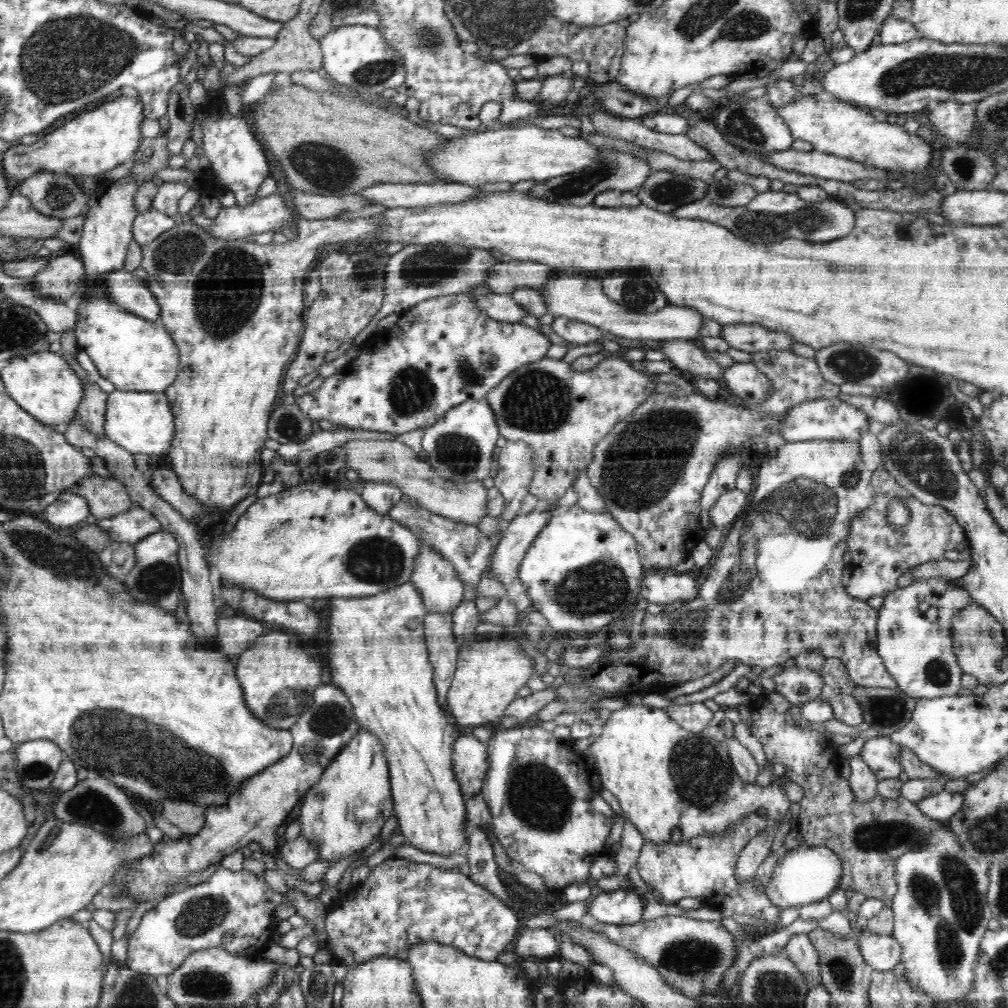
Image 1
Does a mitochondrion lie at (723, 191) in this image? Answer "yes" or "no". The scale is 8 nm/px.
yes

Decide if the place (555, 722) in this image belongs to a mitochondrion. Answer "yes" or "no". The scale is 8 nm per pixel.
no

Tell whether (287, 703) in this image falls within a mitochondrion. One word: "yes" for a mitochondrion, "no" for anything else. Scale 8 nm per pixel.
yes

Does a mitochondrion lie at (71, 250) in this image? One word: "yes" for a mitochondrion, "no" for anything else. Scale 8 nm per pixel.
no

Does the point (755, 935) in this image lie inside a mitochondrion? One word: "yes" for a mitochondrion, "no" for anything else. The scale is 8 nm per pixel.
no

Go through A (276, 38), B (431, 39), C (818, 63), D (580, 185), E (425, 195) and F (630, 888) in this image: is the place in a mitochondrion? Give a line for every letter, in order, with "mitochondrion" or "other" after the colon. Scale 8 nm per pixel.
A: other
B: mitochondrion
C: other
D: mitochondrion
E: other
F: other

